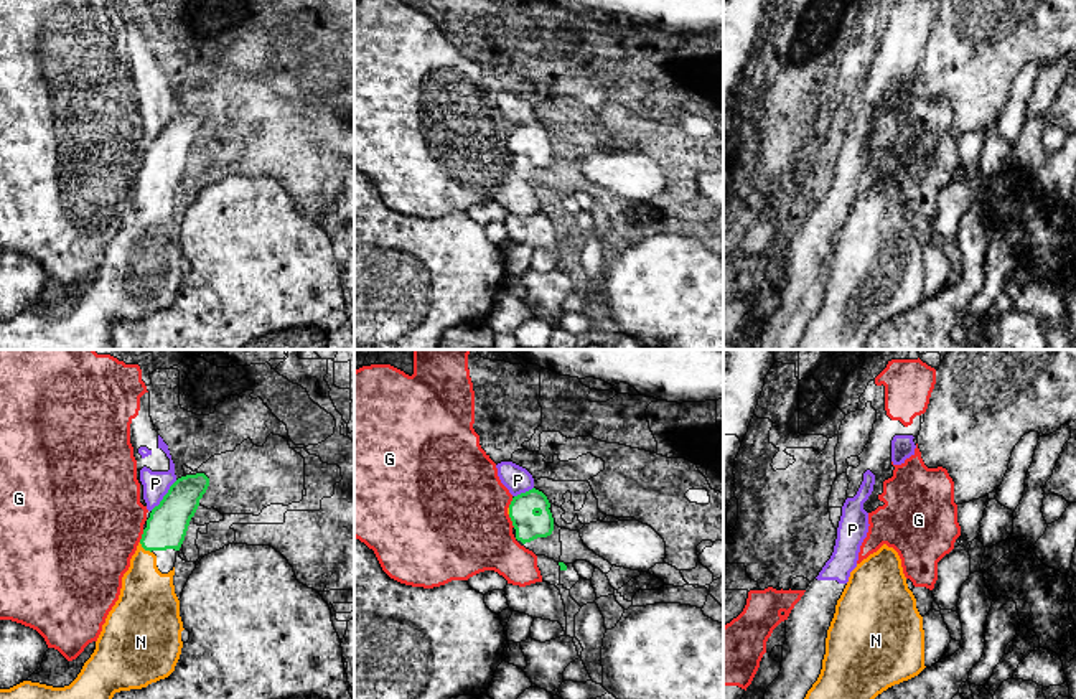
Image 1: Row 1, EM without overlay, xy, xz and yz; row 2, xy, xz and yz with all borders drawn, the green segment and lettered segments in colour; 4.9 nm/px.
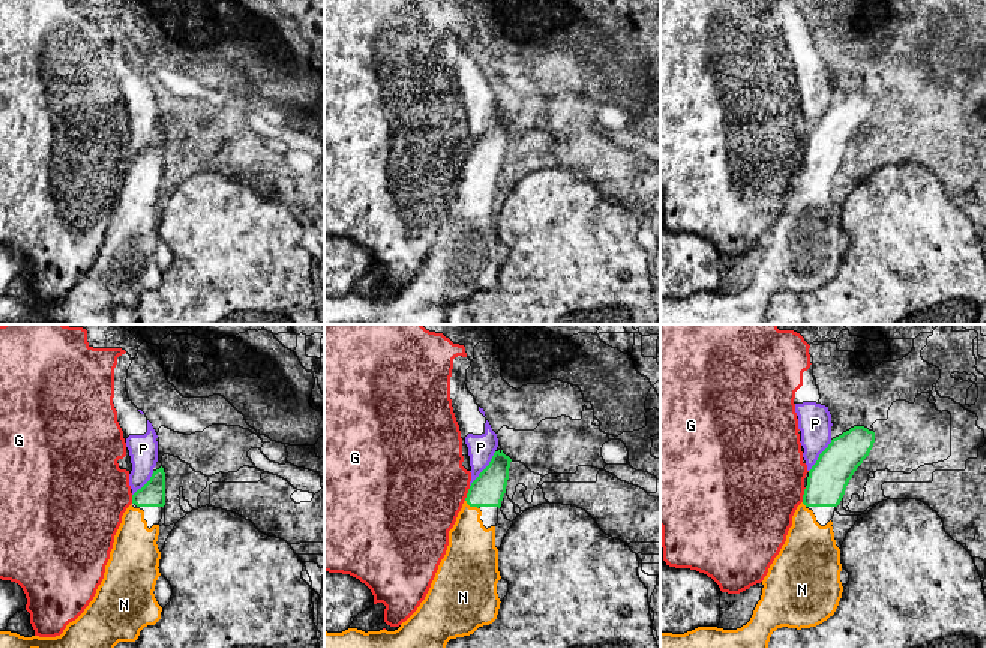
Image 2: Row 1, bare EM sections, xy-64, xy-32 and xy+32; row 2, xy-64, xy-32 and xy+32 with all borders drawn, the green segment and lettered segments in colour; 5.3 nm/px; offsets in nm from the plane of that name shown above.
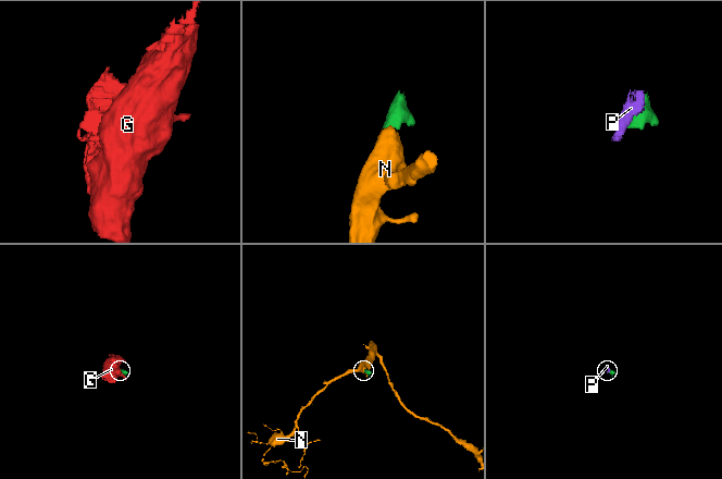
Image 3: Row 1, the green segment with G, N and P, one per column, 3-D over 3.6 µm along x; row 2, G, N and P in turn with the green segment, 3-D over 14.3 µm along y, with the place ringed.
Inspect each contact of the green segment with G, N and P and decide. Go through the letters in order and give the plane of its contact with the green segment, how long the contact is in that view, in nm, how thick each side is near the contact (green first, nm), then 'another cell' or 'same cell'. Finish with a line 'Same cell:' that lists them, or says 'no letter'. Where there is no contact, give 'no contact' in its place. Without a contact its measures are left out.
G: xy | 70 nm | 200/480 nm | another cell
N: xy | 80 nm | 200/280 nm | same cell
P: xy | 200 nm | 200/130 nm | another cell
Same cell: N

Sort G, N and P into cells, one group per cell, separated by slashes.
G / N / P

